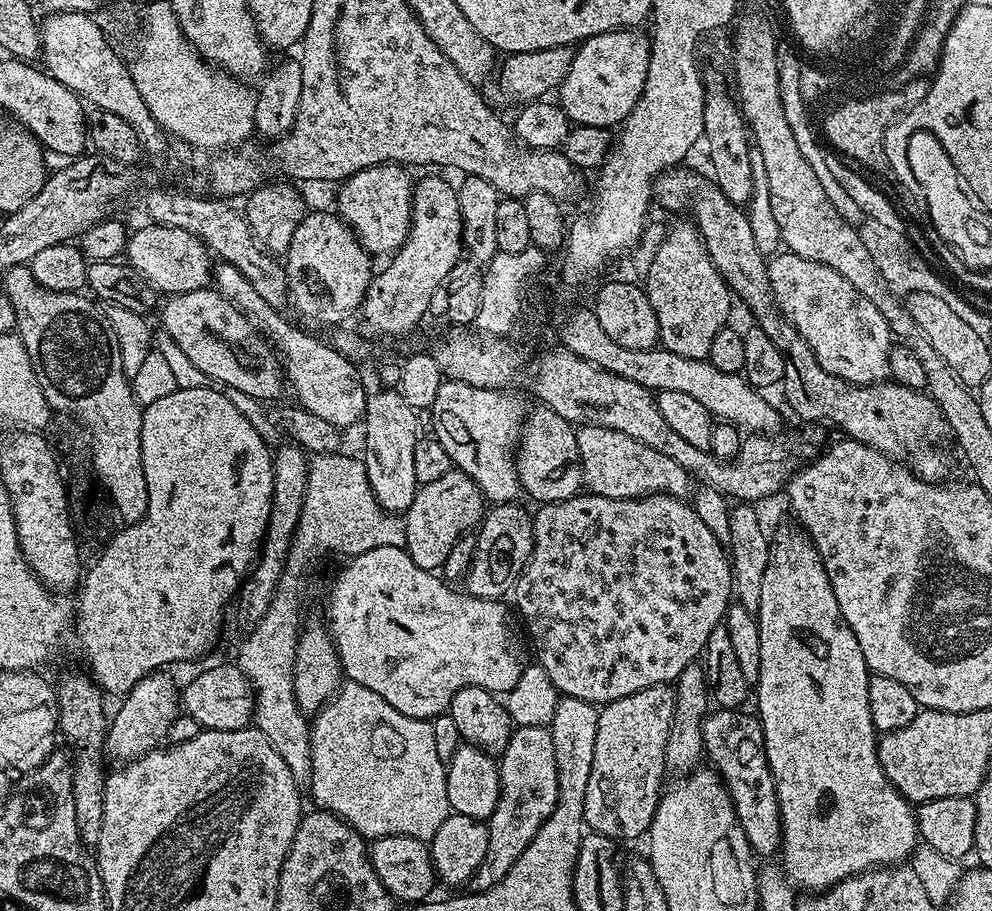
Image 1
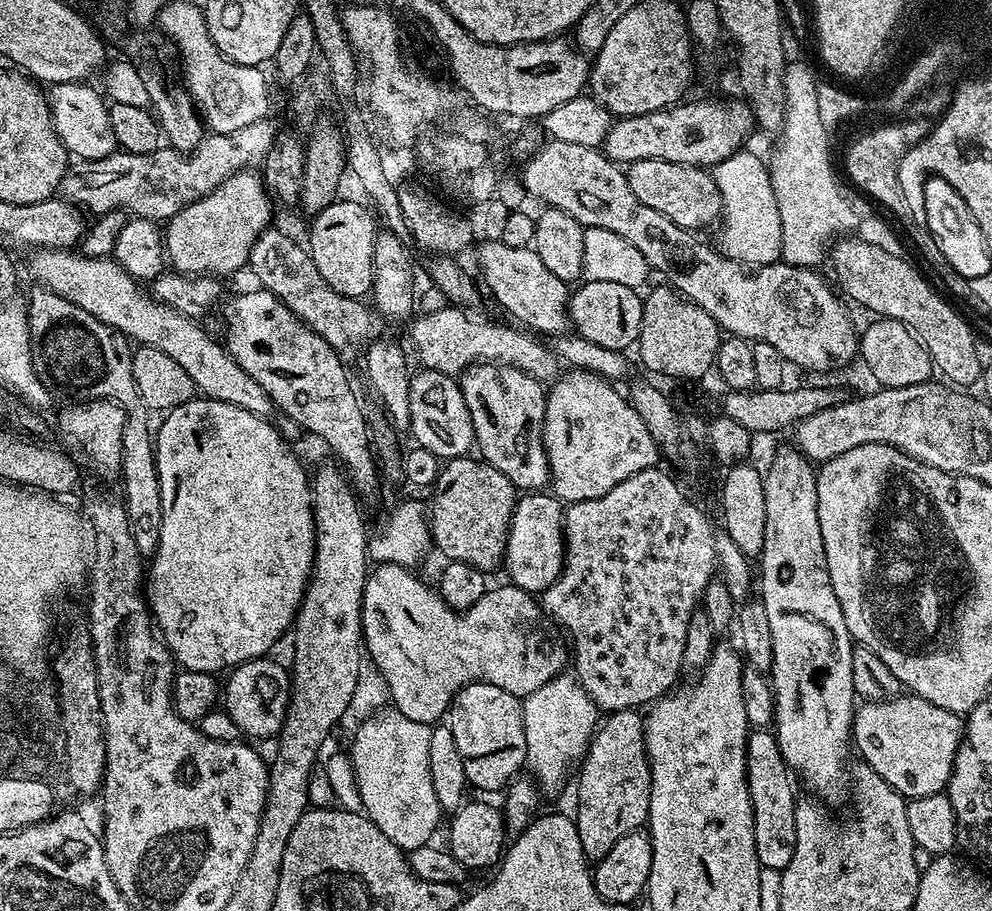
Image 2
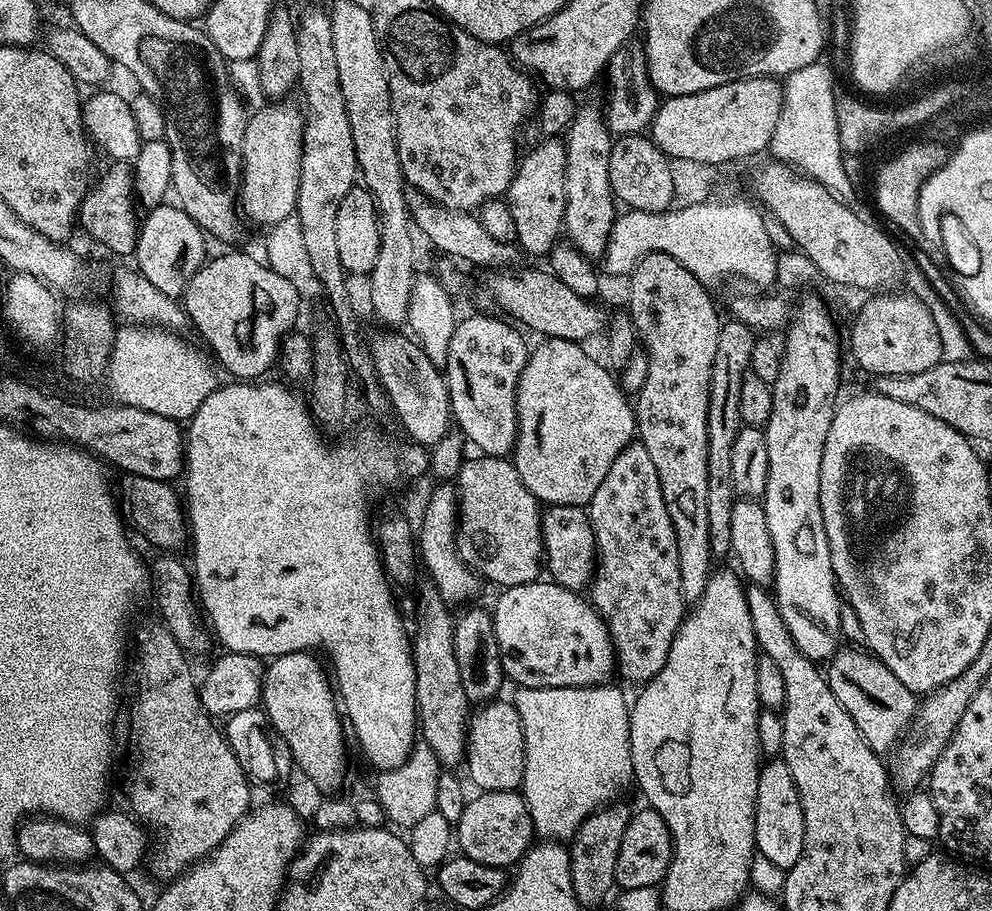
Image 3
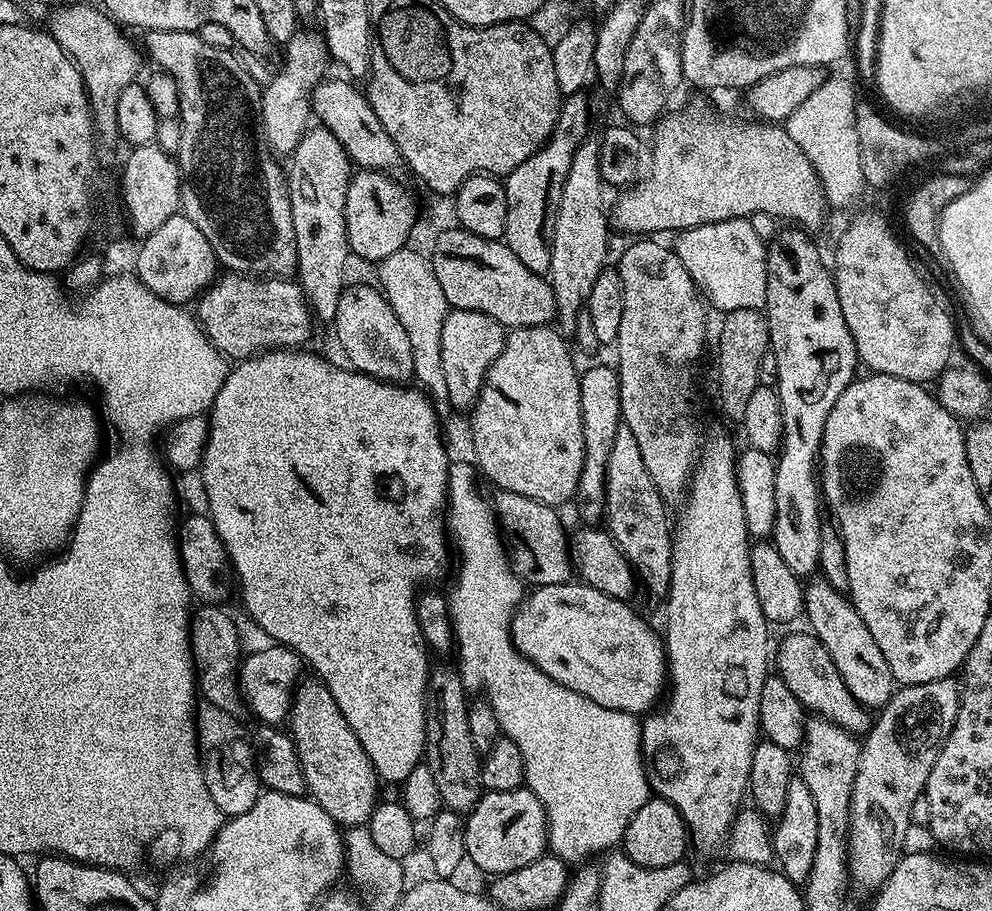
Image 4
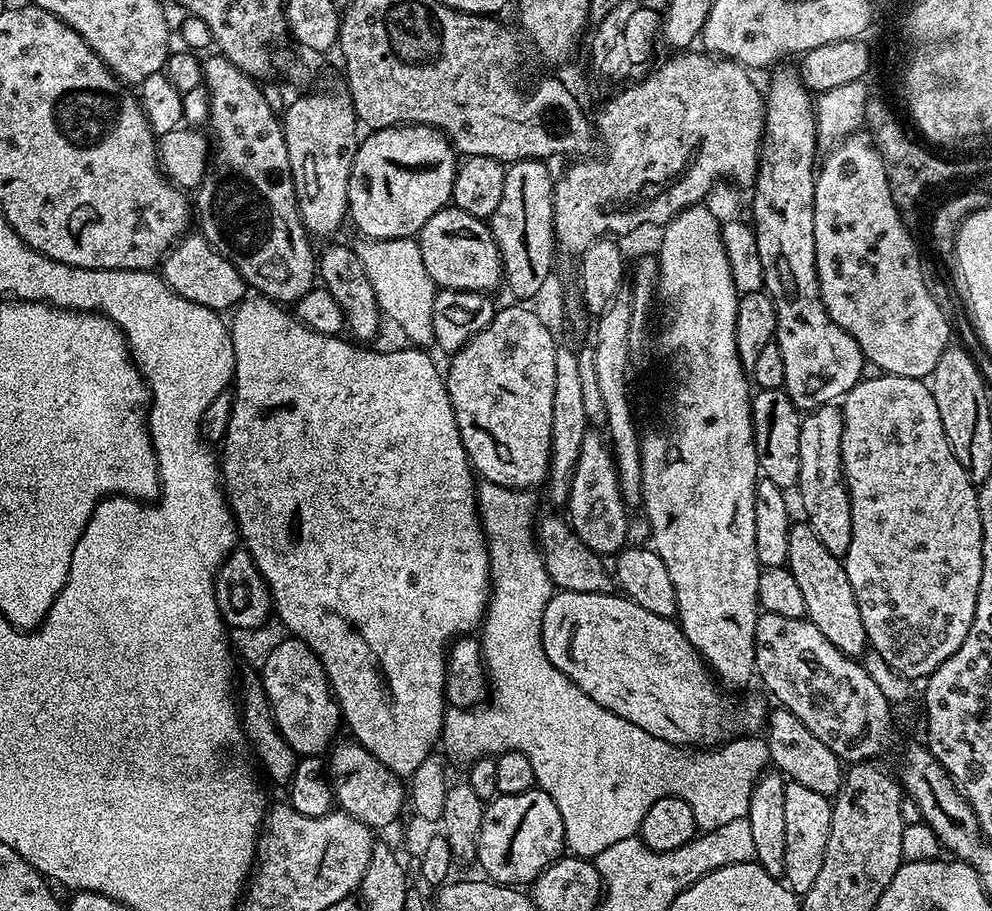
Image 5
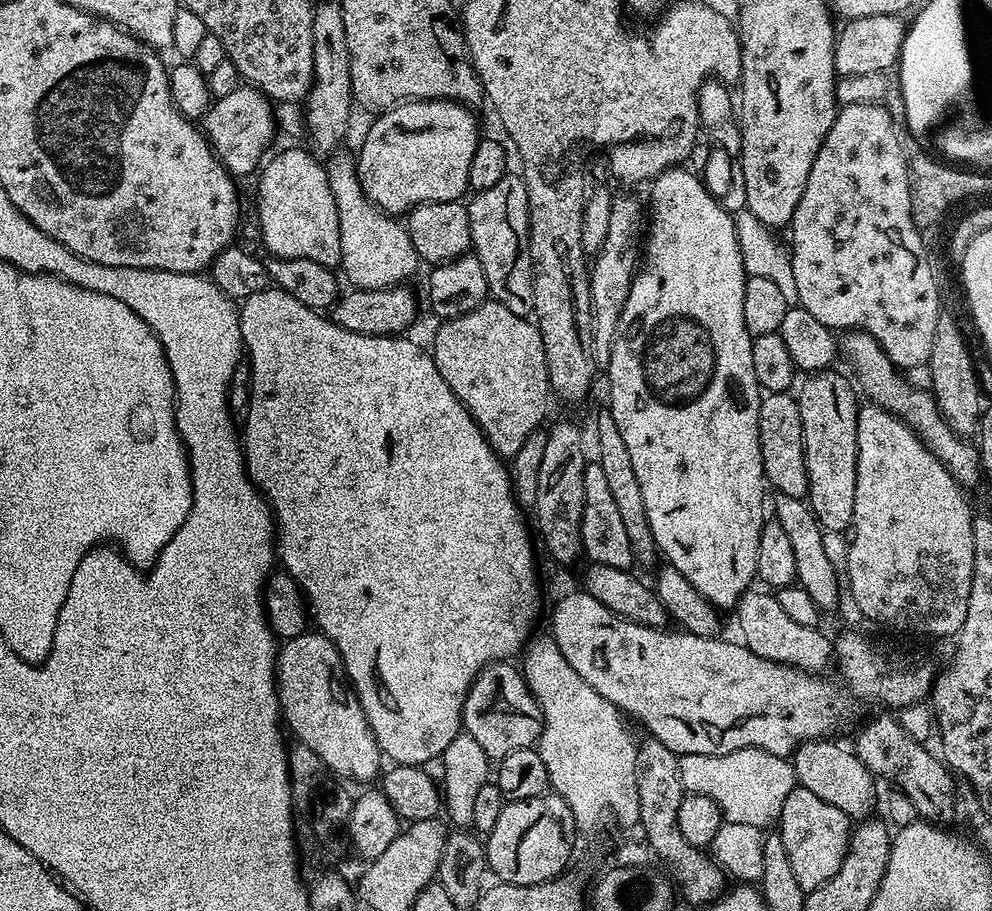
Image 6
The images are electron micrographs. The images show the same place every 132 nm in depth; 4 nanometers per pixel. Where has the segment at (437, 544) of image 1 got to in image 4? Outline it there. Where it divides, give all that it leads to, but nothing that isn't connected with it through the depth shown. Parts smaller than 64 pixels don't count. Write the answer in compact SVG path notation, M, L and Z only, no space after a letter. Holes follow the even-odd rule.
M497 491L494 496L496 518L504 543L508 550L508 560L512 569L528 586L554 586L567 584L574 576L574 557L570 551L569 533L564 533L564 524L555 507L543 504L522 494Z

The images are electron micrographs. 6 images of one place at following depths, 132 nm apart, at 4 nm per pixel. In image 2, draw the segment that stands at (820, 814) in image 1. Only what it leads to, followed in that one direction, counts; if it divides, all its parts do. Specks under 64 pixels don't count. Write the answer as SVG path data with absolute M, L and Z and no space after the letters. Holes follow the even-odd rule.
M789 446L789 448L784 448L780 453L777 454L776 457L772 460L772 465L769 466L768 472L763 473L764 478L764 489L766 490L766 542L764 543L764 549L760 551L758 557L758 563L760 563L760 568L758 564L758 599L766 606L766 618L770 621L770 634L774 637L774 662L772 663L772 670L770 673L770 683L772 686L772 693L776 696L776 718L774 721L774 735L776 737L776 741L778 742L778 746L782 750L782 758L787 762L789 769L797 777L800 776L802 779L808 783L809 793L815 794L821 801L829 802L828 800L840 800L850 788L850 763L848 764L848 748L850 752L850 745L853 743L852 738L852 717L858 707L857 704L857 694L854 690L854 670L850 670L850 658L852 657L852 649L854 647L854 641L852 639L851 634L847 630L846 620L842 614L842 608L839 605L838 598L835 597L834 586L831 585L830 574L828 573L826 566L826 554L824 553L824 543L822 542L822 526L818 522L818 486L816 485L816 474L817 469L814 467L811 460L807 460L802 453L799 452L795 447Z

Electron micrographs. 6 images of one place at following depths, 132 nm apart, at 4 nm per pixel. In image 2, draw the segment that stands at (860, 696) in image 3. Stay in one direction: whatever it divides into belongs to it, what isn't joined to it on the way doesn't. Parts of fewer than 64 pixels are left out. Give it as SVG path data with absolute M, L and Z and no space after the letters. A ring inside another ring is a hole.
M901 694L893 700L861 703L852 717L852 738L855 751L860 751L859 759L869 764L874 774L886 778L898 794L912 800L938 795L947 789L964 728L957 713L934 706L926 698Z

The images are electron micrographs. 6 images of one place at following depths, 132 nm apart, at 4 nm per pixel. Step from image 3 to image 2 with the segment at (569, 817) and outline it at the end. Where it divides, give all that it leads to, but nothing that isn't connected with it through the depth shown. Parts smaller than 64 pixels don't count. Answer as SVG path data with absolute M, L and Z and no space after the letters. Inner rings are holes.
M568 674L555 676L542 686L542 690L534 690L534 694L523 697L522 703L528 747L527 767L532 767L531 775L545 793L556 792L563 786L572 763L574 768L577 762L583 761L598 727L598 707L580 681Z

